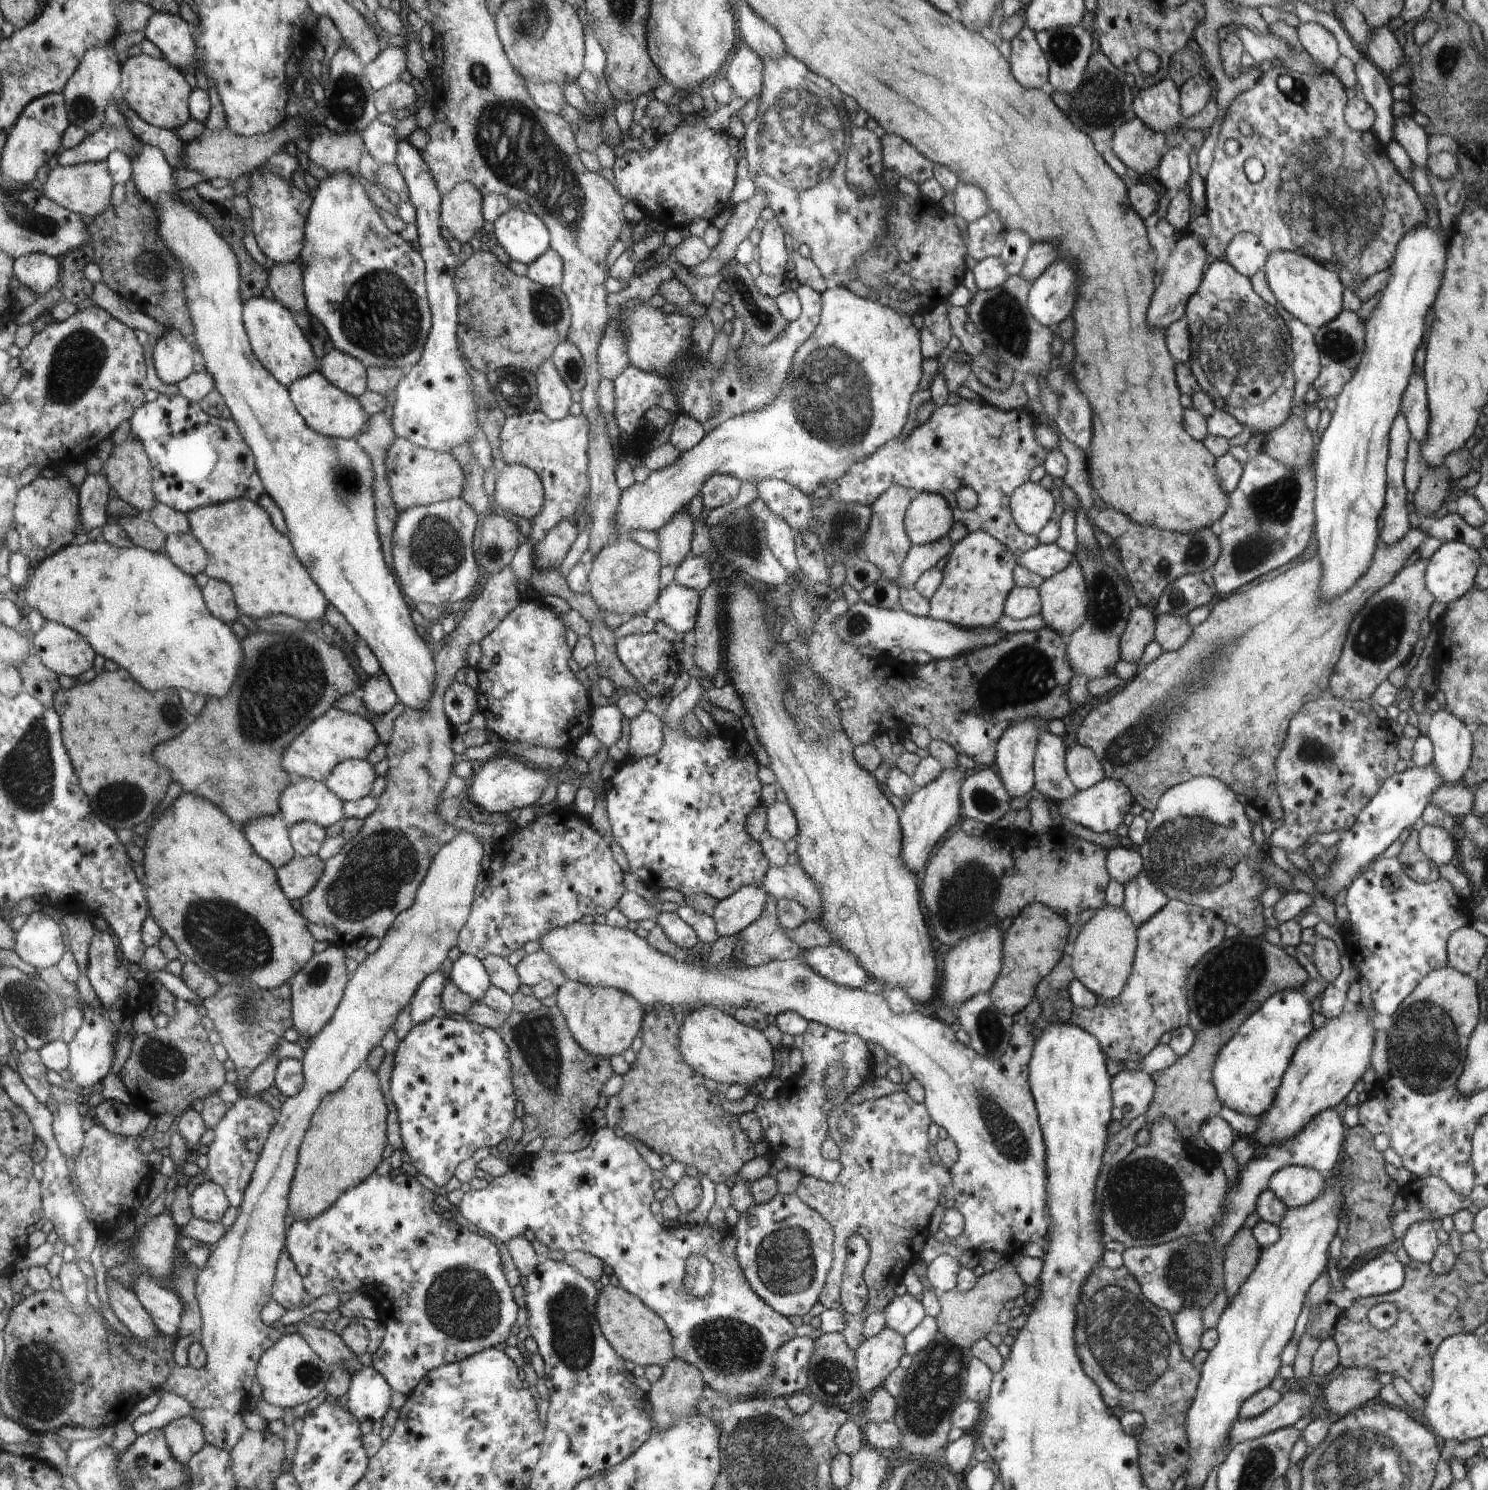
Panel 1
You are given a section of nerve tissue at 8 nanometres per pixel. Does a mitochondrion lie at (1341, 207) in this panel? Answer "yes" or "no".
yes

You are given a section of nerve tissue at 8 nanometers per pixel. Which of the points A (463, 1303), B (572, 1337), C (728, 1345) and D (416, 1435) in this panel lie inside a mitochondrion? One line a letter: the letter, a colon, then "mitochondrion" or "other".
A: mitochondrion
B: mitochondrion
C: mitochondrion
D: other

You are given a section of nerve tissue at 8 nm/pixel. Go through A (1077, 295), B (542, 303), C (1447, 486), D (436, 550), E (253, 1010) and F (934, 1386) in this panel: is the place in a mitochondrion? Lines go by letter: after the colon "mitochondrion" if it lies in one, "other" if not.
A: other
B: mitochondrion
C: other
D: mitochondrion
E: mitochondrion
F: mitochondrion

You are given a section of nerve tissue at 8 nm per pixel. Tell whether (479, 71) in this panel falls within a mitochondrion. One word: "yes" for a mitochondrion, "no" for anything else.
yes

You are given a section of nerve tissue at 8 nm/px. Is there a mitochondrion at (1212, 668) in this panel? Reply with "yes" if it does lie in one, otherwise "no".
yes

